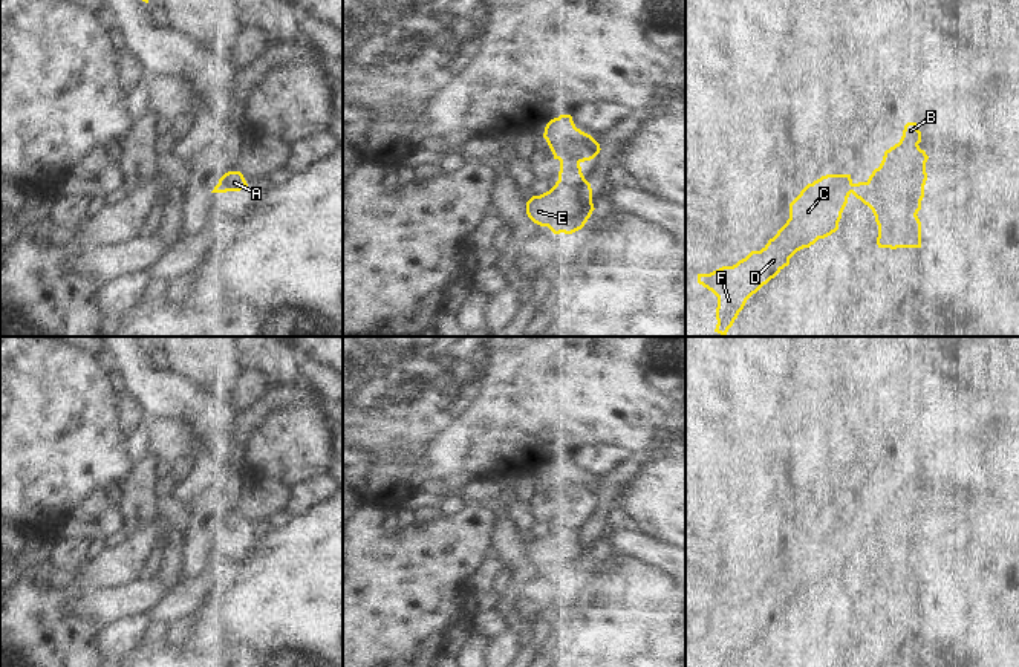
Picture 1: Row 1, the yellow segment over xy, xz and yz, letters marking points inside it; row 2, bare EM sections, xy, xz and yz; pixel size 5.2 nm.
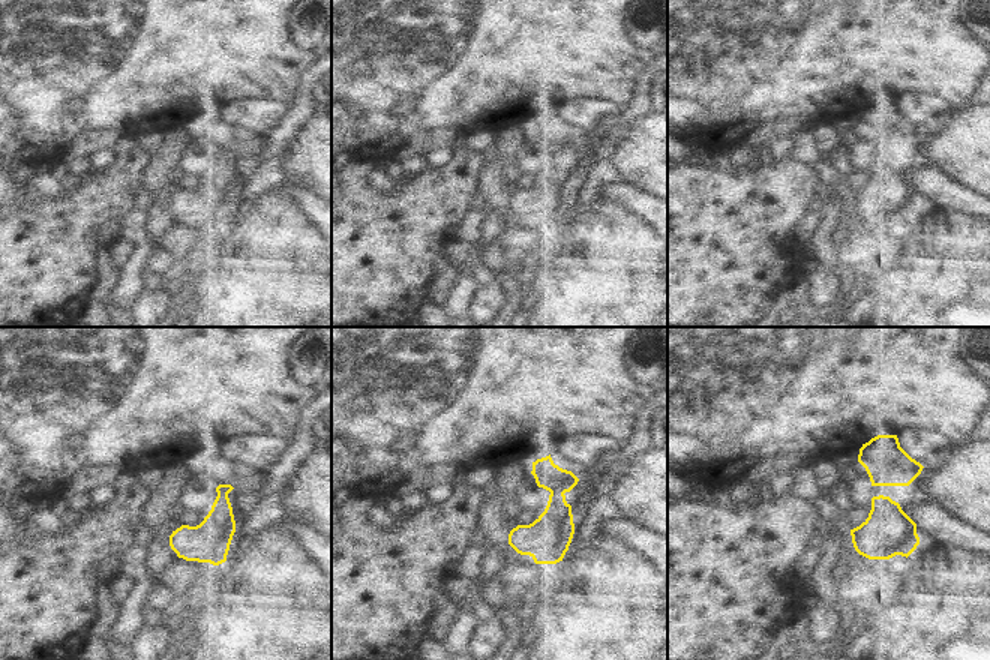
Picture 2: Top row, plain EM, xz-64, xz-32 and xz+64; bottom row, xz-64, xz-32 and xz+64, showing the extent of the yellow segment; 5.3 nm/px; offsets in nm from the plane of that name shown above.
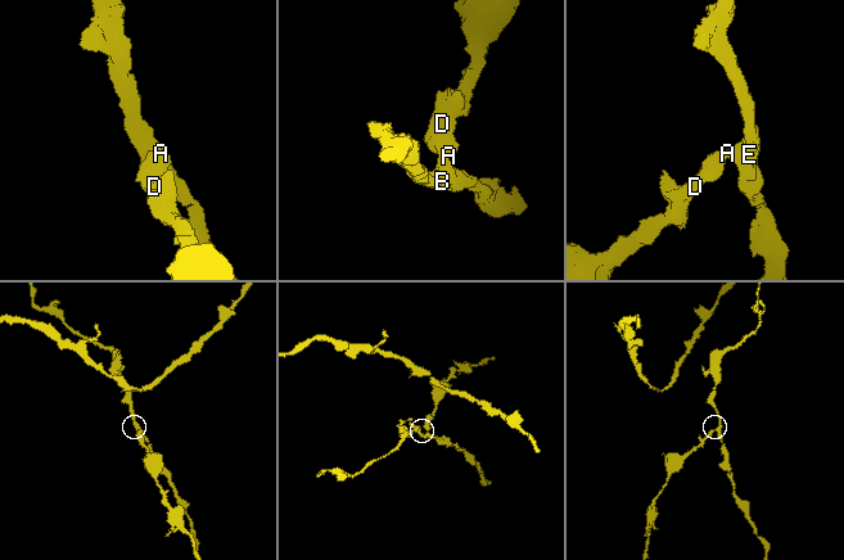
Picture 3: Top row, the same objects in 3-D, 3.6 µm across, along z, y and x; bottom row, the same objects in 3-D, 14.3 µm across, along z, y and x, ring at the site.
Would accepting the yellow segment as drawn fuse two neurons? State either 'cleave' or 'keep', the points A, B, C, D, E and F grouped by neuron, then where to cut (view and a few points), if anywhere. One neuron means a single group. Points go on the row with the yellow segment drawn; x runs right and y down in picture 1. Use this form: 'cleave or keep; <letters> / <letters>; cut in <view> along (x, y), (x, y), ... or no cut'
cleave; A C D F / B E; cut in xz along (559, 159), (579, 164)

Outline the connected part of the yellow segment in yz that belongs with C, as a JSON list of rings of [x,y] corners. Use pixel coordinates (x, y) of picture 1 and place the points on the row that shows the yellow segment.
[[[826,174],[808,184],[789,203],[786,223],[760,251],[733,266],[698,274],[698,283],[718,297],[715,332],[727,337],[747,300],[788,266],[797,251],[838,229],[851,185],[851,174]]]

